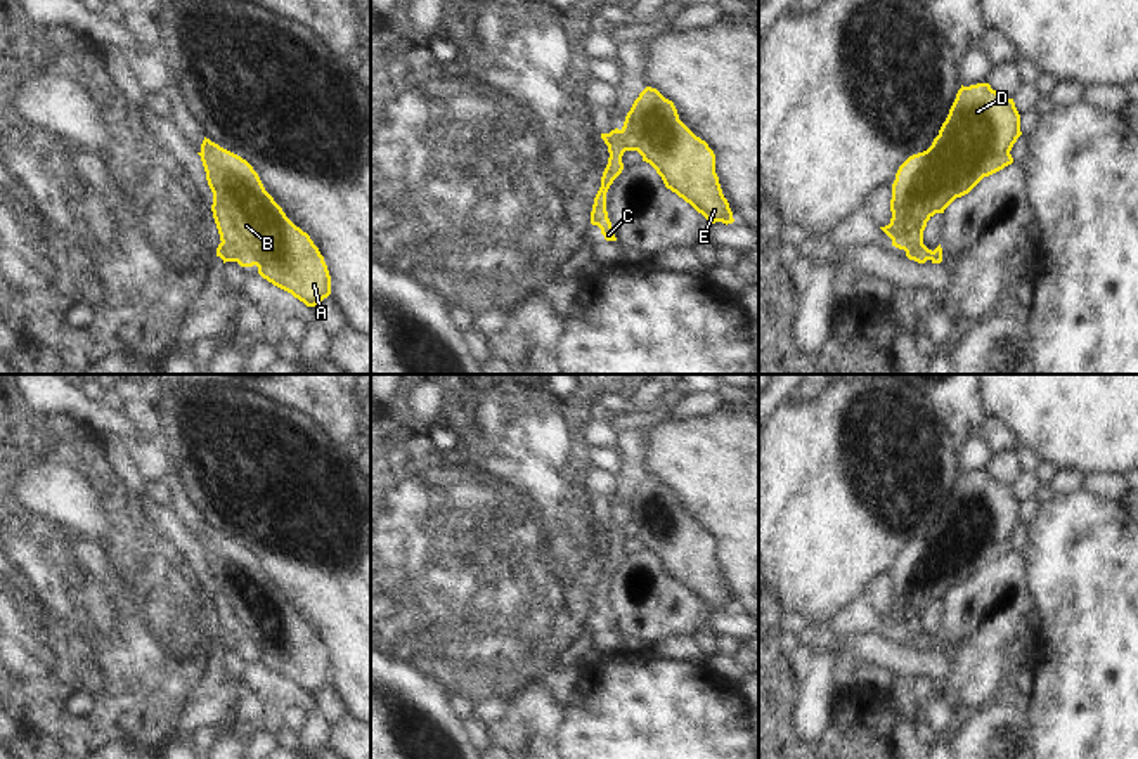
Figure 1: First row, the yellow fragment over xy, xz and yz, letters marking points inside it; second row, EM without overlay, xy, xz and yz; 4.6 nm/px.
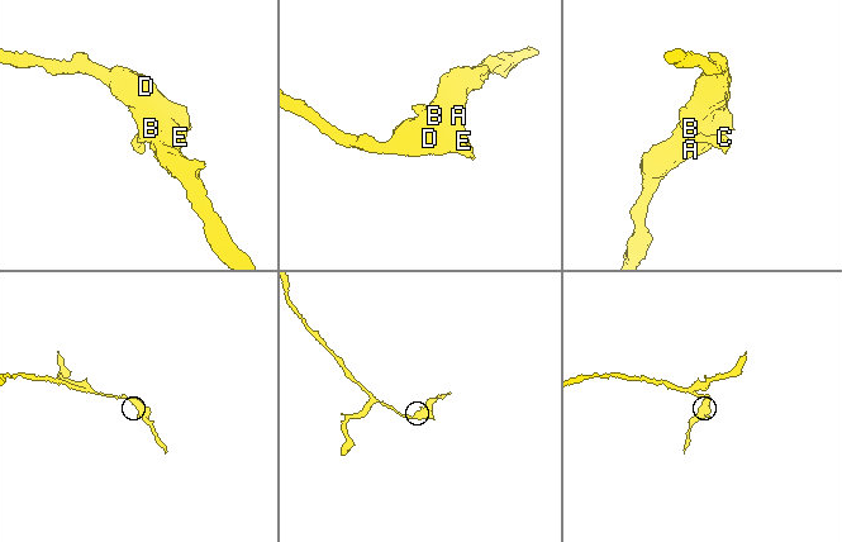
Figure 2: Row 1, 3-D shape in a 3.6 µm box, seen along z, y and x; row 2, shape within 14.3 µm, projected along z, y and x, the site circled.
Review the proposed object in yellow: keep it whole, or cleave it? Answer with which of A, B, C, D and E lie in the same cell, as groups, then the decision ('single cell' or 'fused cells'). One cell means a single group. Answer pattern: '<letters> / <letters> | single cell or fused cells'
A B D E / C | fused cells

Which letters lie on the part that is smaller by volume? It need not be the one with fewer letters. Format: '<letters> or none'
C

